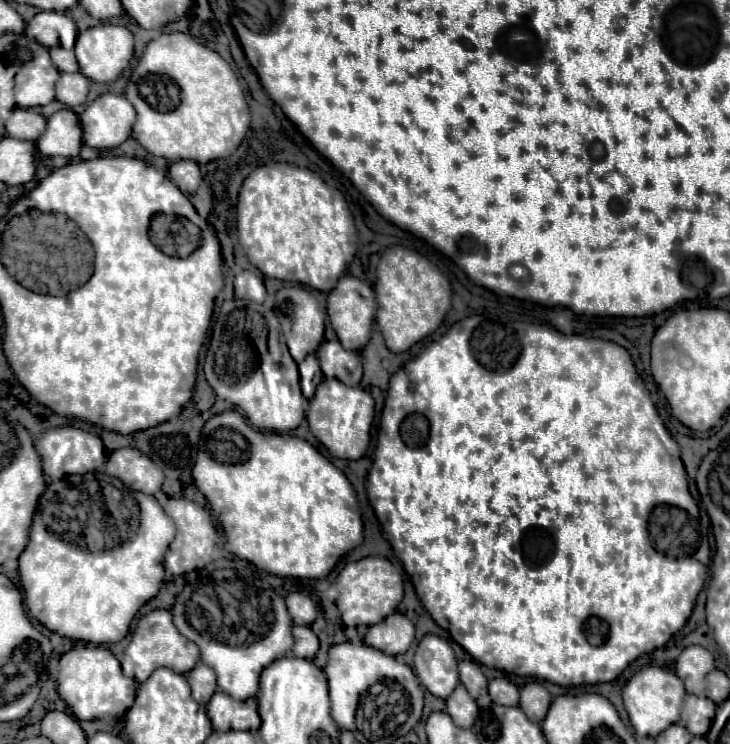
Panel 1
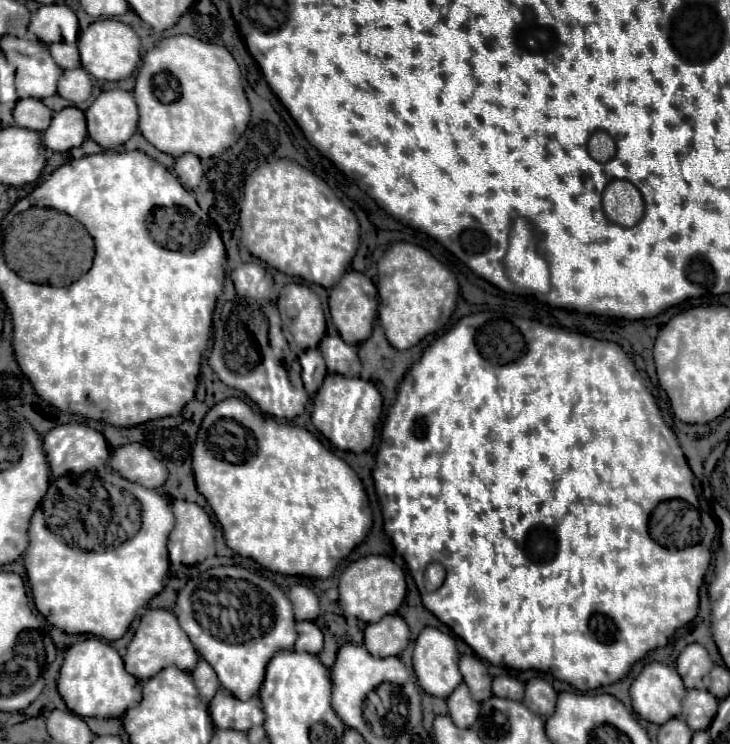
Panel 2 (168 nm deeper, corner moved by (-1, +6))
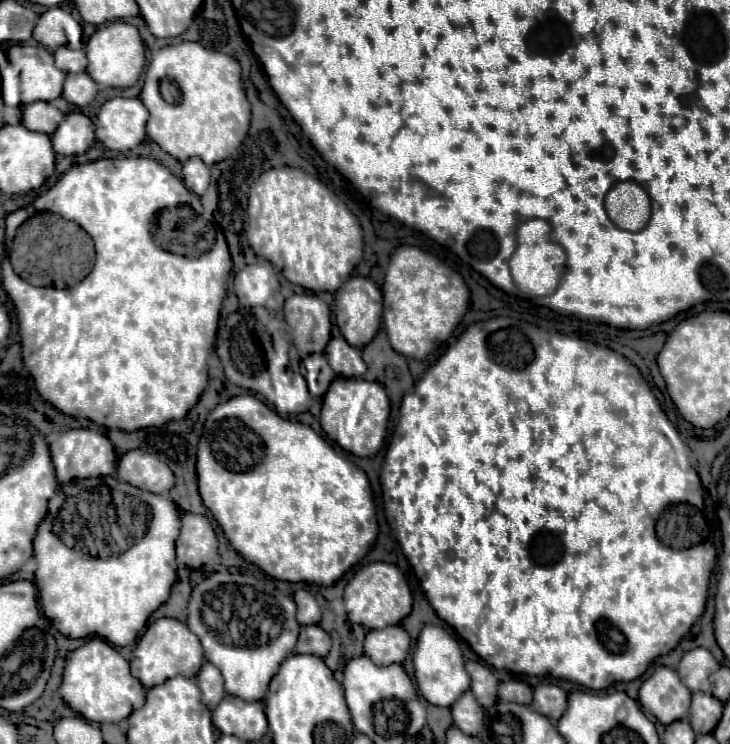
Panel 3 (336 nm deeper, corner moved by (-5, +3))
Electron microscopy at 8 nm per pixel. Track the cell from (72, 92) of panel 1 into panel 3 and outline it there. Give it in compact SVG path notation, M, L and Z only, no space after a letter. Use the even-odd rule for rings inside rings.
M87 72L83 74L67 74L63 86L63 98L75 106L87 106L97 94L97 84L91 80Z

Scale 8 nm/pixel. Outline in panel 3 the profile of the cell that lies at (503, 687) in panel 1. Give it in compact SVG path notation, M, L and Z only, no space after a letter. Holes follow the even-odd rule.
M509 680L499 684L499 698L507 702L519 702L519 704L531 704L533 690L521 680Z

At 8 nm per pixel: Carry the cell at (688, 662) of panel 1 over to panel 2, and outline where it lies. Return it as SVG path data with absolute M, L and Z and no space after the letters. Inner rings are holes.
M691 643L677 657L677 673L681 675L687 689L701 689L701 679L713 669L713 661L703 645Z

